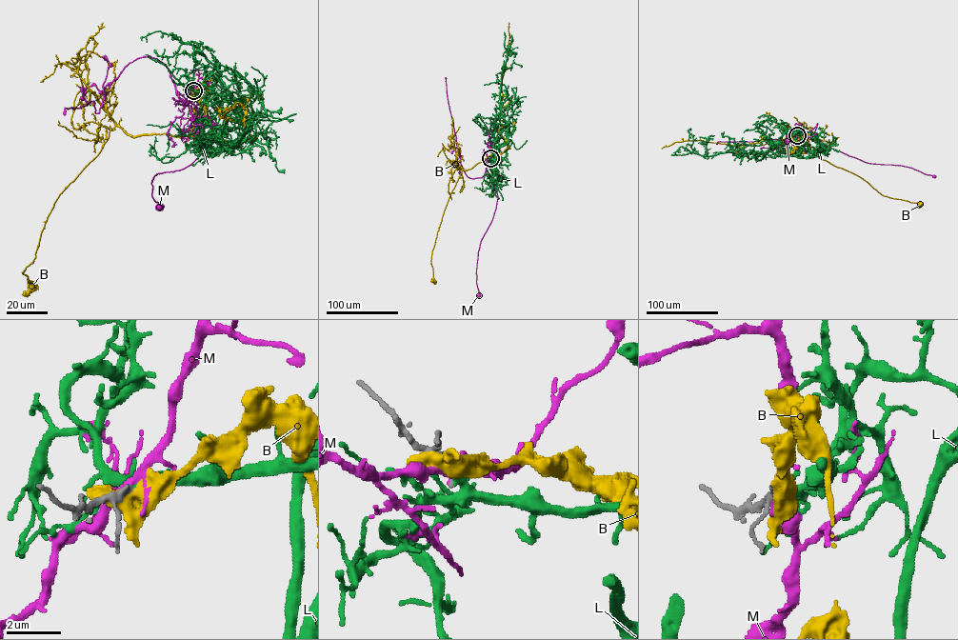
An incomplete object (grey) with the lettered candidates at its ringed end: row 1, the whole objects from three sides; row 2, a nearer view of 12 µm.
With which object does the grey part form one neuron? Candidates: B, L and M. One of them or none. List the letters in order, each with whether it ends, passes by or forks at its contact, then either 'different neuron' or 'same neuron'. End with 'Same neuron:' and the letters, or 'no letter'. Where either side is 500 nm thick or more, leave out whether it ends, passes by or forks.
B: different neuron
L: it ends there; same neuron
M: it forks there; different neuron
Same neuron: L

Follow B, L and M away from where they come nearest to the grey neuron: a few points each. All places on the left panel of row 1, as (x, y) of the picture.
B: (192, 90), (208, 91), (198, 134), (111, 129), (55, 202), (22, 272), (31, 286)
L: (193, 90), (219, 78), (239, 104), (245, 133), (219, 139), (232, 149), (244, 128), (266, 115), (232, 69)
M: (193, 90), (184, 101), (177, 94), (197, 108), (212, 133), (189, 165), (154, 175), (151, 192), (158, 209)

